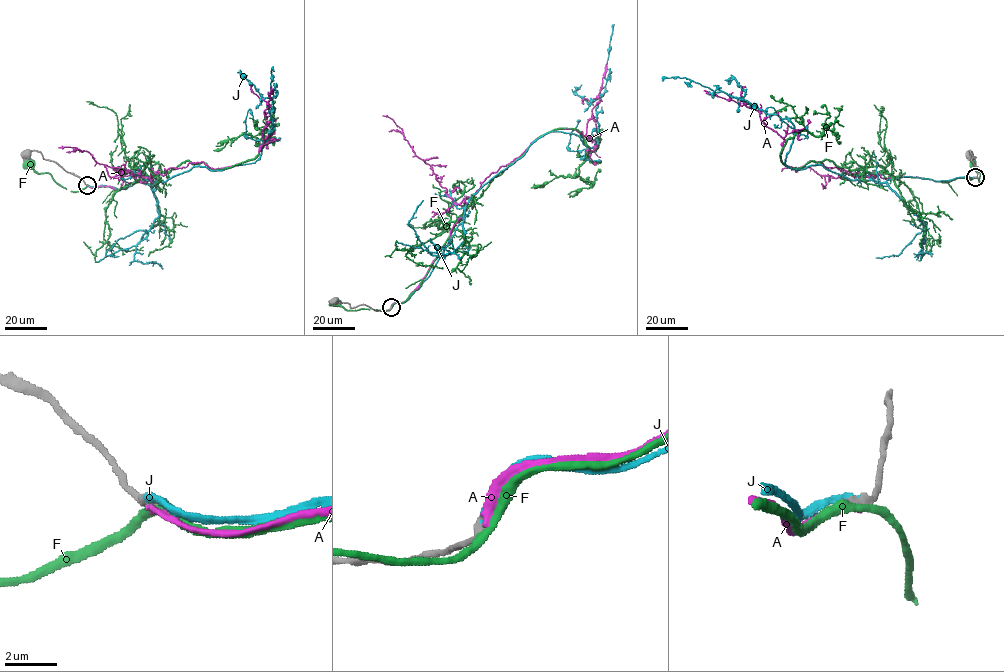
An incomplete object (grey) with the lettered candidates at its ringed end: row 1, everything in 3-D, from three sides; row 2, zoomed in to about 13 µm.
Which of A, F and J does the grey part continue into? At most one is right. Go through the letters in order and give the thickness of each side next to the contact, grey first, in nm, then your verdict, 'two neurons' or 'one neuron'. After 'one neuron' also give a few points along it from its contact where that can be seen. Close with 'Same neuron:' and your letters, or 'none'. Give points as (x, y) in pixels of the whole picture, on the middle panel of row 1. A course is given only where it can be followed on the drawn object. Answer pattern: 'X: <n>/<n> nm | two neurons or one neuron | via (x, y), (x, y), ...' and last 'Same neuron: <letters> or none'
A: 320/280 nm | two neurons
F: 340/340 nm | two neurons
J: 360/360 nm | one neuron | via (391, 307), (428, 277), (467, 202), (539, 138), (574, 133), (587, 147), (597, 144), (596, 107), (614, 24)
Same neuron: J

